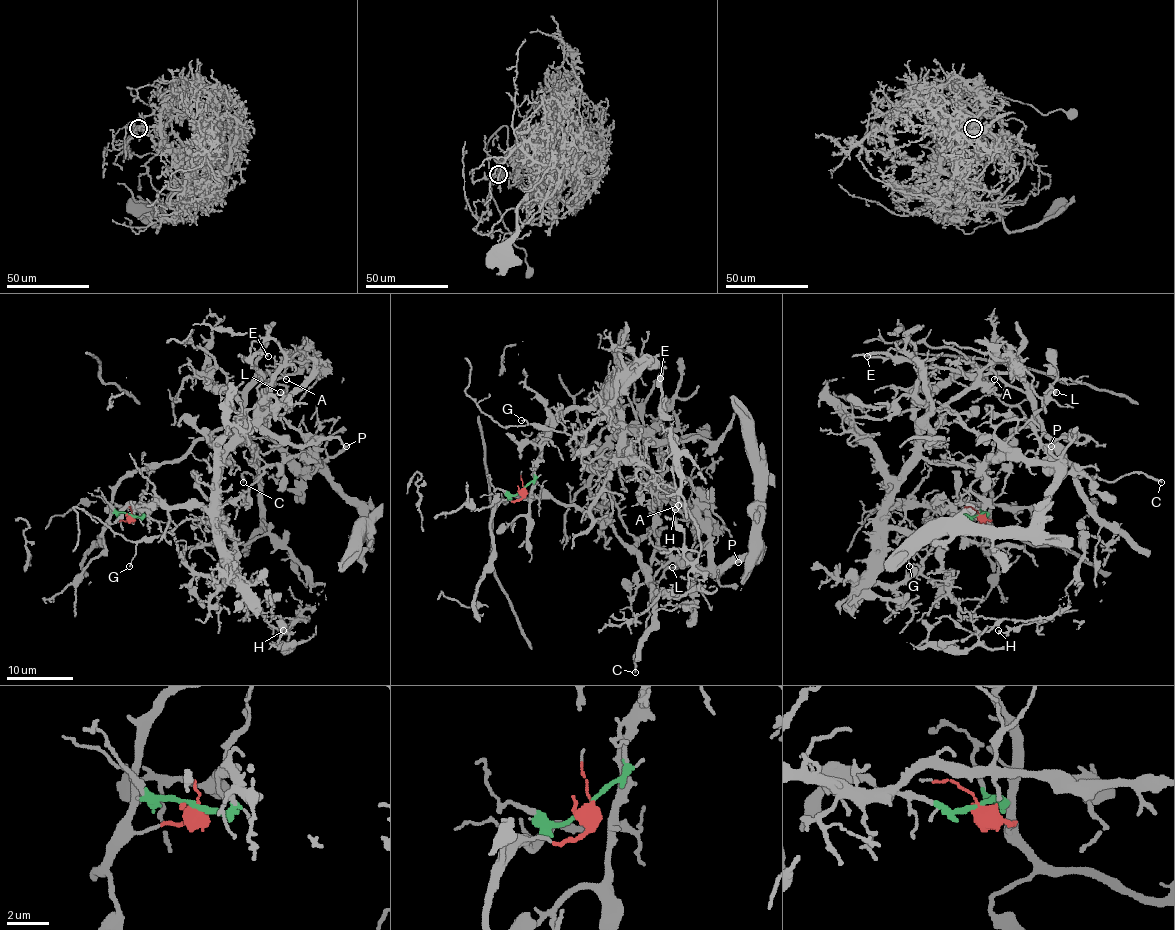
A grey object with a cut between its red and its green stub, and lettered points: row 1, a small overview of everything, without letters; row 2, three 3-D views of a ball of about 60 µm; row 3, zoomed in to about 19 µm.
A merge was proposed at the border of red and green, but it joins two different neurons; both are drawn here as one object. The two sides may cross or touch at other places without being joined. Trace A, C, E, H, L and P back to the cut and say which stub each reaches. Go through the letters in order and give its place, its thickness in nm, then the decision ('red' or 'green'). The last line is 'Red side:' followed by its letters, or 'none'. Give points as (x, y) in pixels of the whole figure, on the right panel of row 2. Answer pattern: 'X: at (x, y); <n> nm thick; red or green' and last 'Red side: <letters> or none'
A: at (994, 379); 100 nm thick; red
C: at (1161, 482); 200 nm thick; red
E: at (867, 356); 280 nm thick; red
H: at (998, 630); 120 nm thick; green
L: at (1056, 392); 240 nm thick; green
P: at (1051, 446); 170 nm thick; green
Red side: A, C, E

